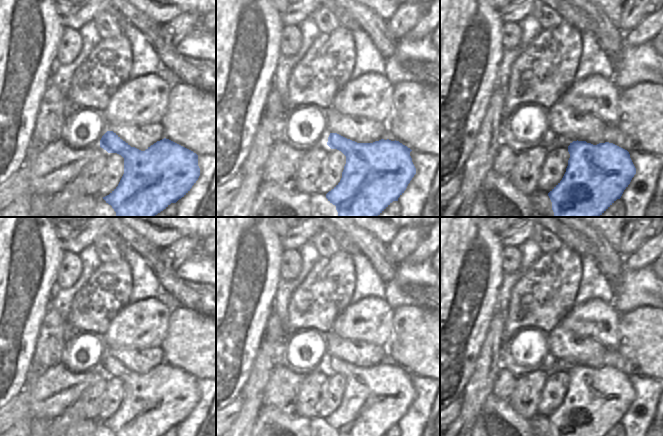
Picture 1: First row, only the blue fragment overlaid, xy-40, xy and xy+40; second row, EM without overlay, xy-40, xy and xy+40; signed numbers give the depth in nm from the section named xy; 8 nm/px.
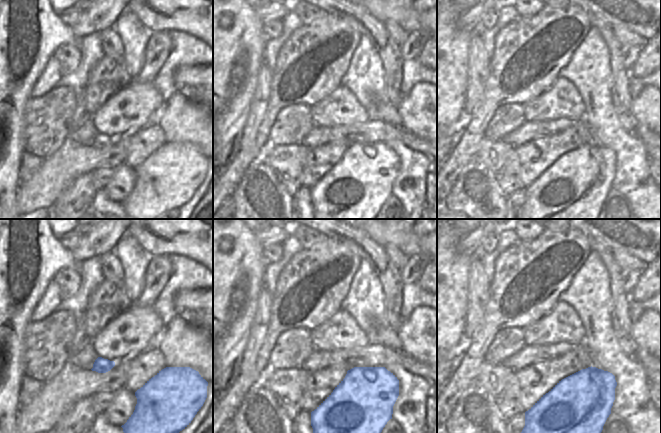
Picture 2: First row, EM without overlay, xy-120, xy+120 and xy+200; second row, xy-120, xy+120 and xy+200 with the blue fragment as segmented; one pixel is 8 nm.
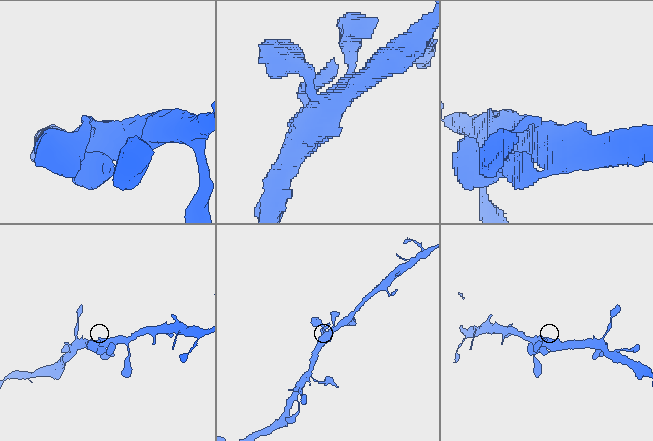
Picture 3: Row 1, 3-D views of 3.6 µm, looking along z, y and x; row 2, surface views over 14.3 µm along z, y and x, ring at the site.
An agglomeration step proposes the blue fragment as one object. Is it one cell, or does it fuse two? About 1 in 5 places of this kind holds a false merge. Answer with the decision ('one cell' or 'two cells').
one cell

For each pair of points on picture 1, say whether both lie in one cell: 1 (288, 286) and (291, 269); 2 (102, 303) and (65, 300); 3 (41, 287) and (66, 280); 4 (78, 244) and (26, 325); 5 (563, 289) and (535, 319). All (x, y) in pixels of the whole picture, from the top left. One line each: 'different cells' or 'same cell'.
1: different cells
2: different cells
3: different cells
4: different cells
5: same cell

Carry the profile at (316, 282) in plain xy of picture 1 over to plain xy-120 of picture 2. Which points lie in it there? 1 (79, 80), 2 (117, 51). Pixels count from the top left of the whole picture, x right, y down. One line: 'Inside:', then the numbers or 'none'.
Inside: none

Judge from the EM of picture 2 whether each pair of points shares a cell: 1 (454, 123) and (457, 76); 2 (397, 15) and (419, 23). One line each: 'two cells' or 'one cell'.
1: one cell
2: one cell

